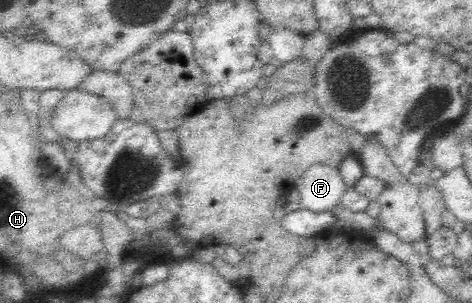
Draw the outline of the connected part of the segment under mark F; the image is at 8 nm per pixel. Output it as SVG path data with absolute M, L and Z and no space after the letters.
M325 164L312 165L297 181L300 208L314 213L334 214L348 189L339 170Z

